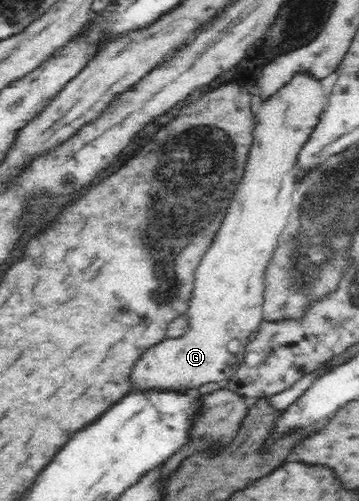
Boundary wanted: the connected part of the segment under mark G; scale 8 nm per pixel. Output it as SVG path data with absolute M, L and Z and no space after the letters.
M297 72L291 80L271 98L264 100L259 108L259 124L253 130L253 143L248 154L243 176L237 182L232 202L225 212L225 218L219 226L215 238L205 251L205 256L195 270L194 289L187 309L189 328L179 338L163 339L159 344L149 348L135 364L131 378L135 378L133 390L184 390L196 392L208 382L229 380L238 373L239 365L245 359L249 336L257 331L264 321L262 306L264 304L264 285L266 269L273 260L274 253L282 242L288 222L295 211L296 164L299 151L309 138L323 112L324 93L321 82L314 79L309 72Z

